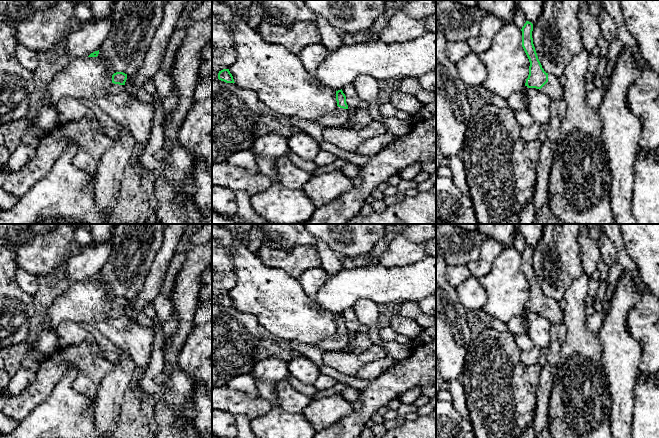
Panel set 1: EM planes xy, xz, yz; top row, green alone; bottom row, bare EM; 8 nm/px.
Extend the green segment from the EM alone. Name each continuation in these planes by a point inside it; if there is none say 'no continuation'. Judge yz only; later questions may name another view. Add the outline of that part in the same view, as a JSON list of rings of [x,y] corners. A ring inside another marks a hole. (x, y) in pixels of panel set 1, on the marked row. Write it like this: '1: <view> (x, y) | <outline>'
1: yz (553, 89) | [[[548,74],[548,82],[540,89],[551,100],[560,100],[563,97],[563,86],[559,77]]]

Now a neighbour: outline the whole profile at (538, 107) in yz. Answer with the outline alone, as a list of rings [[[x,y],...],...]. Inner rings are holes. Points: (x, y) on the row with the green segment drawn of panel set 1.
[[[528,88],[528,107],[527,111],[533,118],[534,122],[545,124],[549,121],[549,106],[551,99],[540,89]]]

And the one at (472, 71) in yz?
[[[470,52],[456,63],[456,69],[459,77],[467,86],[476,87],[482,85],[487,70],[480,59],[480,56],[474,52]]]

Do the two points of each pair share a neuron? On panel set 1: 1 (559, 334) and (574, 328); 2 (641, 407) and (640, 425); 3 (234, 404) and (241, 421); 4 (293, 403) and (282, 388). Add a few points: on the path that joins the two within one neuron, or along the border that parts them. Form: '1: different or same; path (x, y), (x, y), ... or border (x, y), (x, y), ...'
1: different; border (563, 321), (566, 327), (566, 335), (559, 353)
2: same; path (641, 411), (641, 421)
3: different; border (244, 414), (251, 418)
4: same; path (289, 399), (285, 392)

